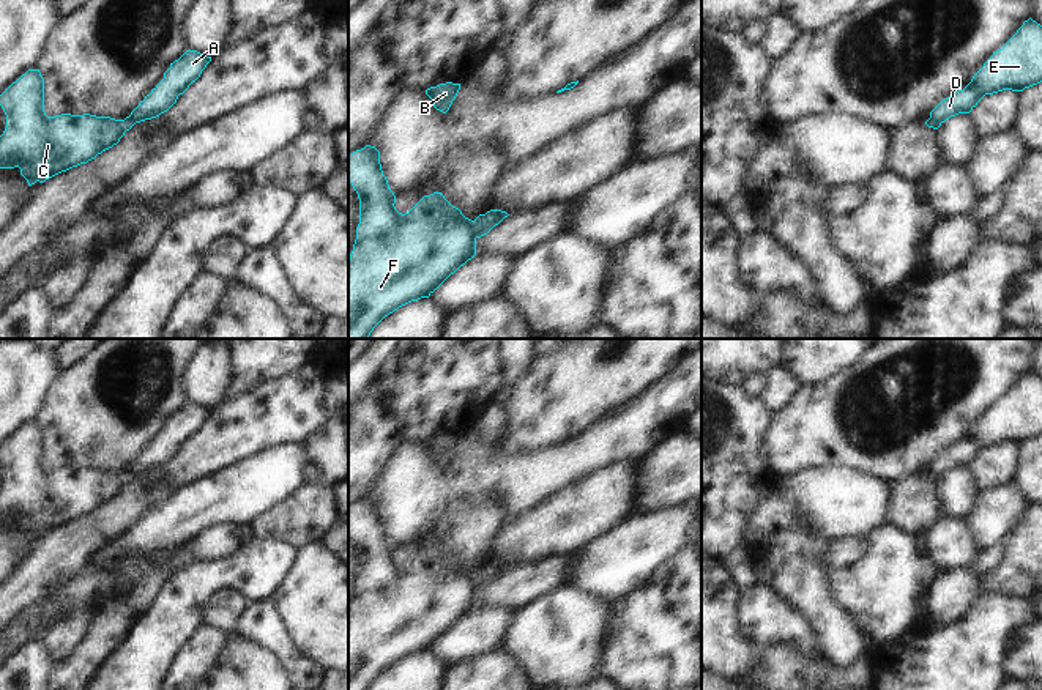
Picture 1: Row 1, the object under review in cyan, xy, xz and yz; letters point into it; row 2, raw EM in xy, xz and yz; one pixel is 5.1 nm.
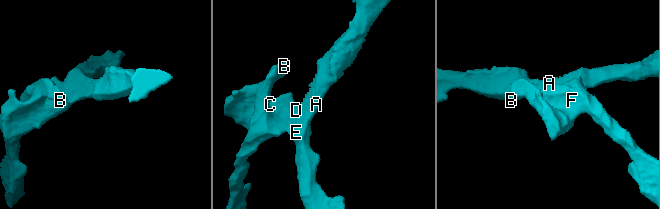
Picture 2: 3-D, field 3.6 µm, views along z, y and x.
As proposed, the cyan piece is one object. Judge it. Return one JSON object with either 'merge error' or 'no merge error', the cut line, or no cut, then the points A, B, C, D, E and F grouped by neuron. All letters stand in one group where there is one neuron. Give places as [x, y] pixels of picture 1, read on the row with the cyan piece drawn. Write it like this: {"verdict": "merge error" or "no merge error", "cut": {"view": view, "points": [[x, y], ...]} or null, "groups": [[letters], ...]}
{"verdict": "merge error", "cut": {"view": "xz", "points": [[484, 215], [476, 226], [475, 237]]}, "groups": [["A", "D", "E"], ["B", "C", "F"]]}

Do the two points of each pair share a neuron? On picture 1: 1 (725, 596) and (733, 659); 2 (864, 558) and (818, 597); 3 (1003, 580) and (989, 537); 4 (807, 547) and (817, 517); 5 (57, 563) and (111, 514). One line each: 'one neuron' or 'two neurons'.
1: one neuron
2: two neurons
3: two neurons
4: two neurons
5: one neuron

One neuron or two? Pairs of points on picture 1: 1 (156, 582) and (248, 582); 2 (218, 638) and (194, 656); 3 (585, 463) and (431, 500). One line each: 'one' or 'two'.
1: two
2: one
3: one

